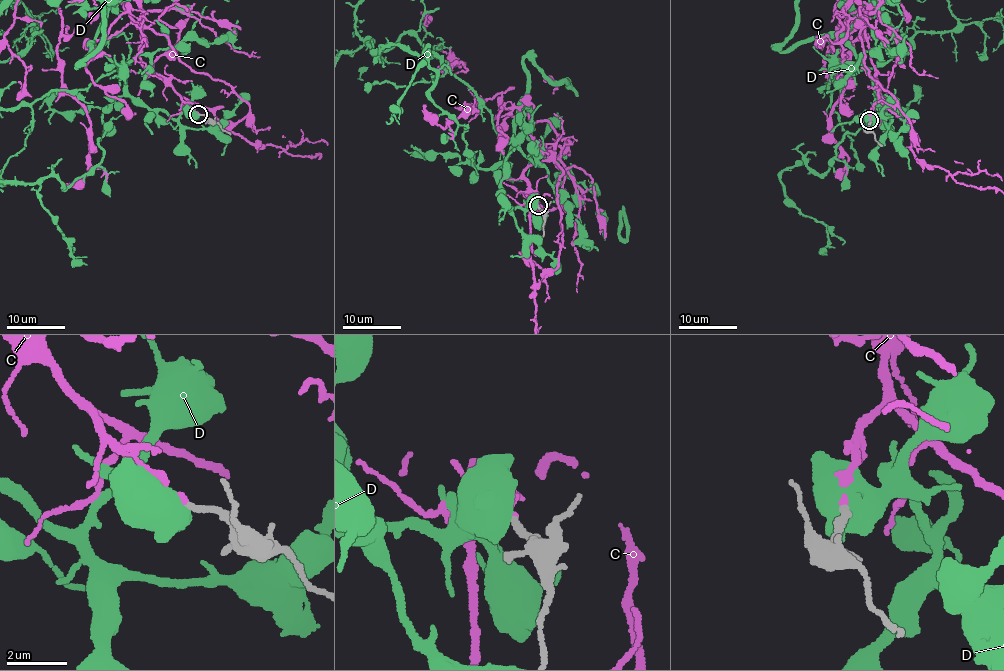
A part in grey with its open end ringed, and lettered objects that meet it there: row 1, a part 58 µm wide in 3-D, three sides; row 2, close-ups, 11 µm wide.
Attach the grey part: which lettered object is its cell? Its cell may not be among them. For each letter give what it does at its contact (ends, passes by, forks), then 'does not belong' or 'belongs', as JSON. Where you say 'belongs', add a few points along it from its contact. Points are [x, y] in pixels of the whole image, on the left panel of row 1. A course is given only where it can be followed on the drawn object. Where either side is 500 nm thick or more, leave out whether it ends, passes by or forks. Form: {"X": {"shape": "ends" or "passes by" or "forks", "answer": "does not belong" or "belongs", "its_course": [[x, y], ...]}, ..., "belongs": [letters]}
{"C": {"shape": "ends", "answer": "belongs"}, "D": {"answer": "does not belong"}, "belongs": ["C"]}

